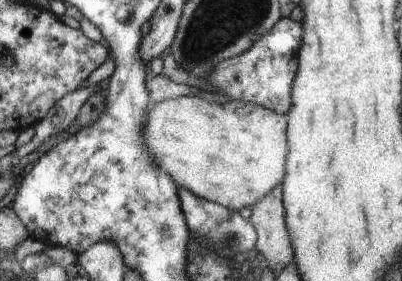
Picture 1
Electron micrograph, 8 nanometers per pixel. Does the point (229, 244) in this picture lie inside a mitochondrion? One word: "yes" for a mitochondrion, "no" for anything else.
yes

